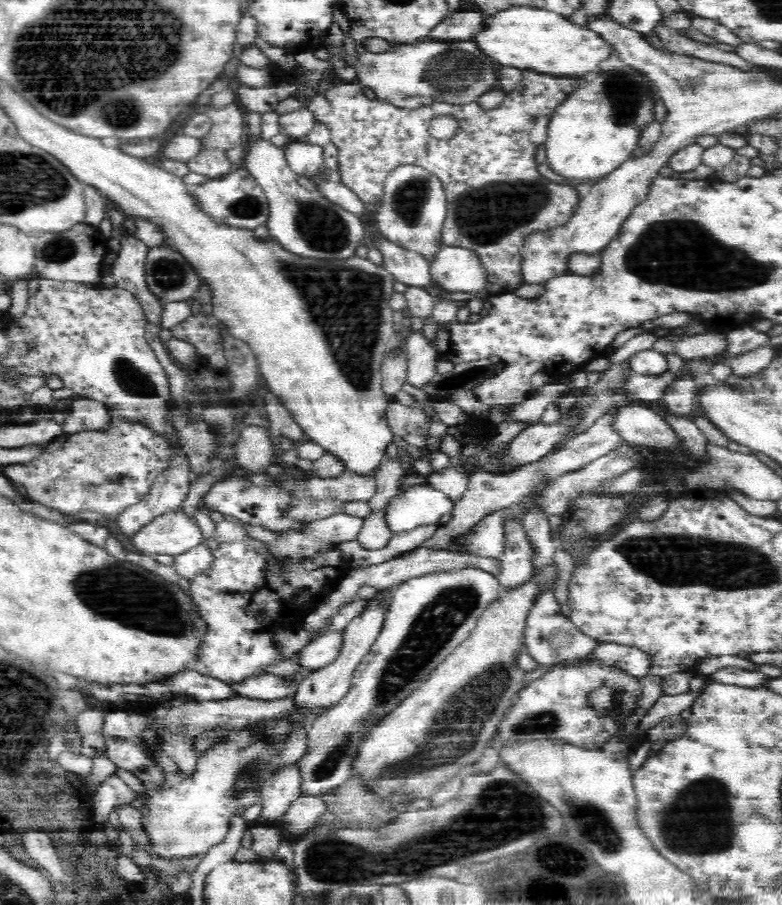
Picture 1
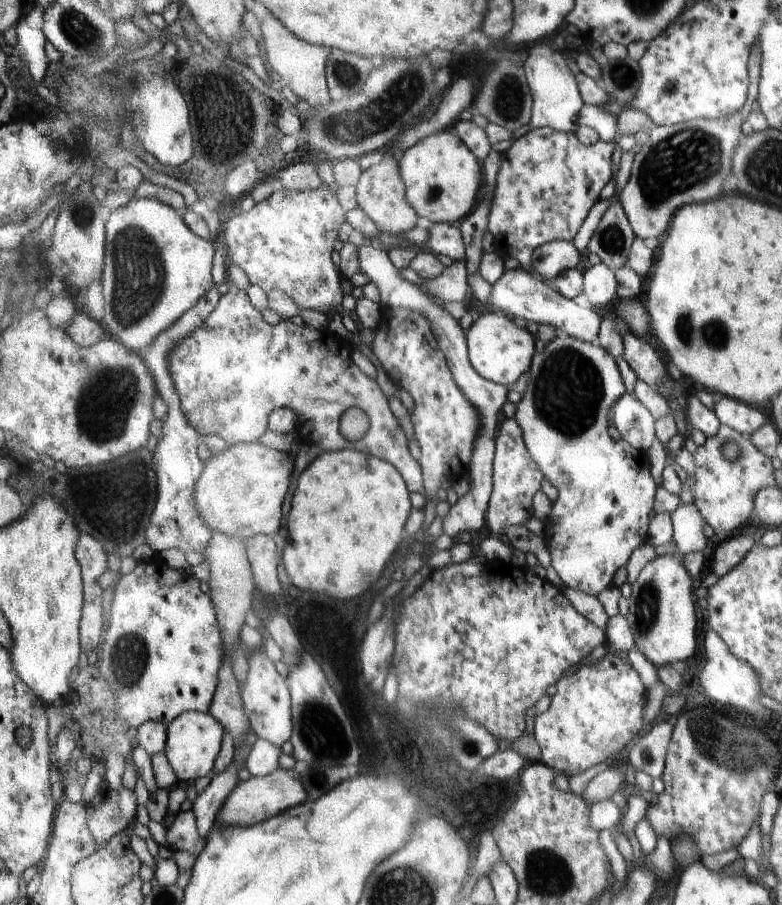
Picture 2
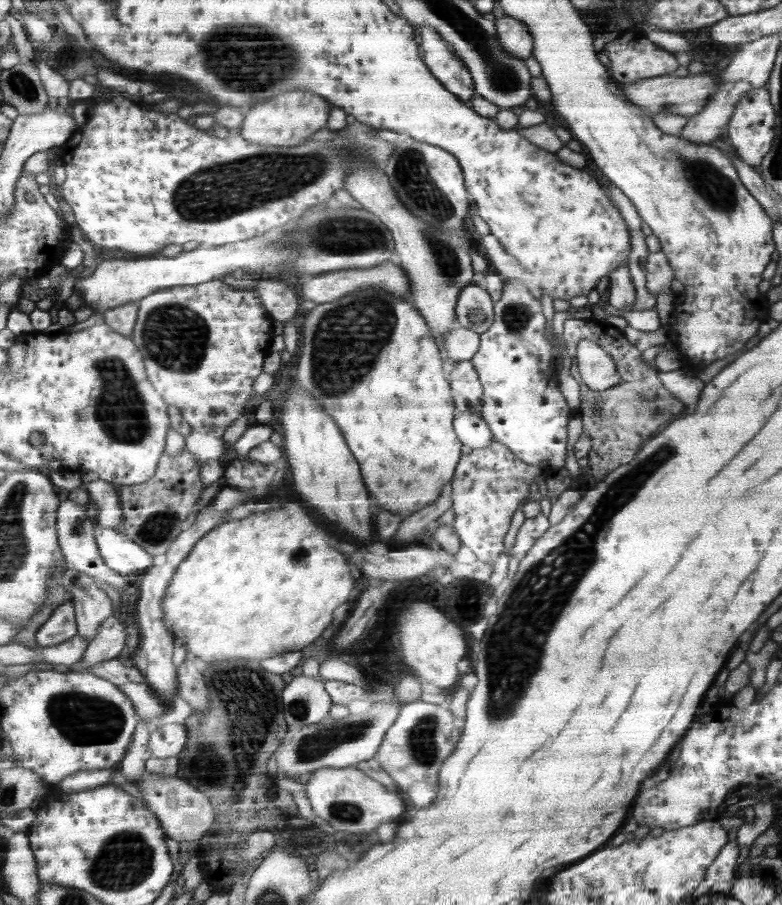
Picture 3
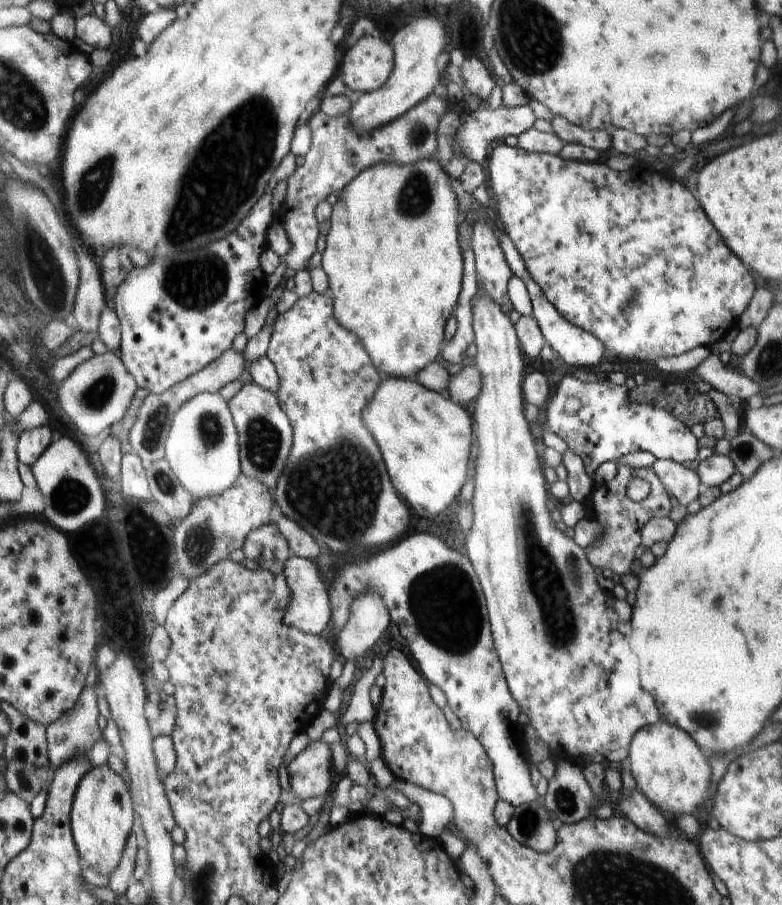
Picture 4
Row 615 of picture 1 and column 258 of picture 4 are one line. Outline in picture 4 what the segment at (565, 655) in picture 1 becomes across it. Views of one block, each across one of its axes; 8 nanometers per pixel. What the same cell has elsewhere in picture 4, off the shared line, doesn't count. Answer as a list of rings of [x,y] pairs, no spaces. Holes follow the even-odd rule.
[[[273,523],[254,530],[241,550],[250,566],[267,569],[273,574],[282,573],[284,562],[290,556],[287,541]]]

